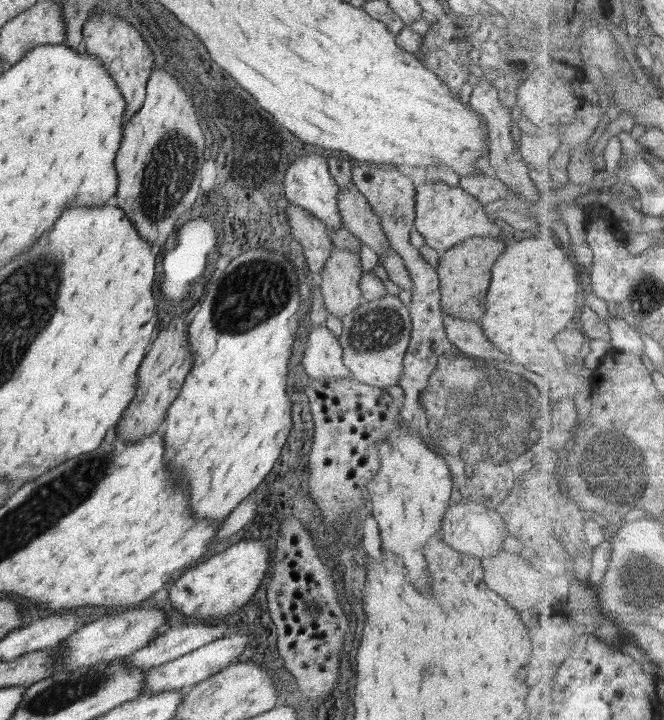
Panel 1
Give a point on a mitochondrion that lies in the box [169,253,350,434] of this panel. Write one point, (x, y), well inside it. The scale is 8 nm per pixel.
(252, 298)

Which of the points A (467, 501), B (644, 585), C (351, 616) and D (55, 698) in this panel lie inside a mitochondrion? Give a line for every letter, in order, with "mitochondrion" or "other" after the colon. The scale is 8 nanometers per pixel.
A: other
B: mitochondrion
C: other
D: mitochondrion

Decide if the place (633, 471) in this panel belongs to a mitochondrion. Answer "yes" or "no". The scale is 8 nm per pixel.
yes

